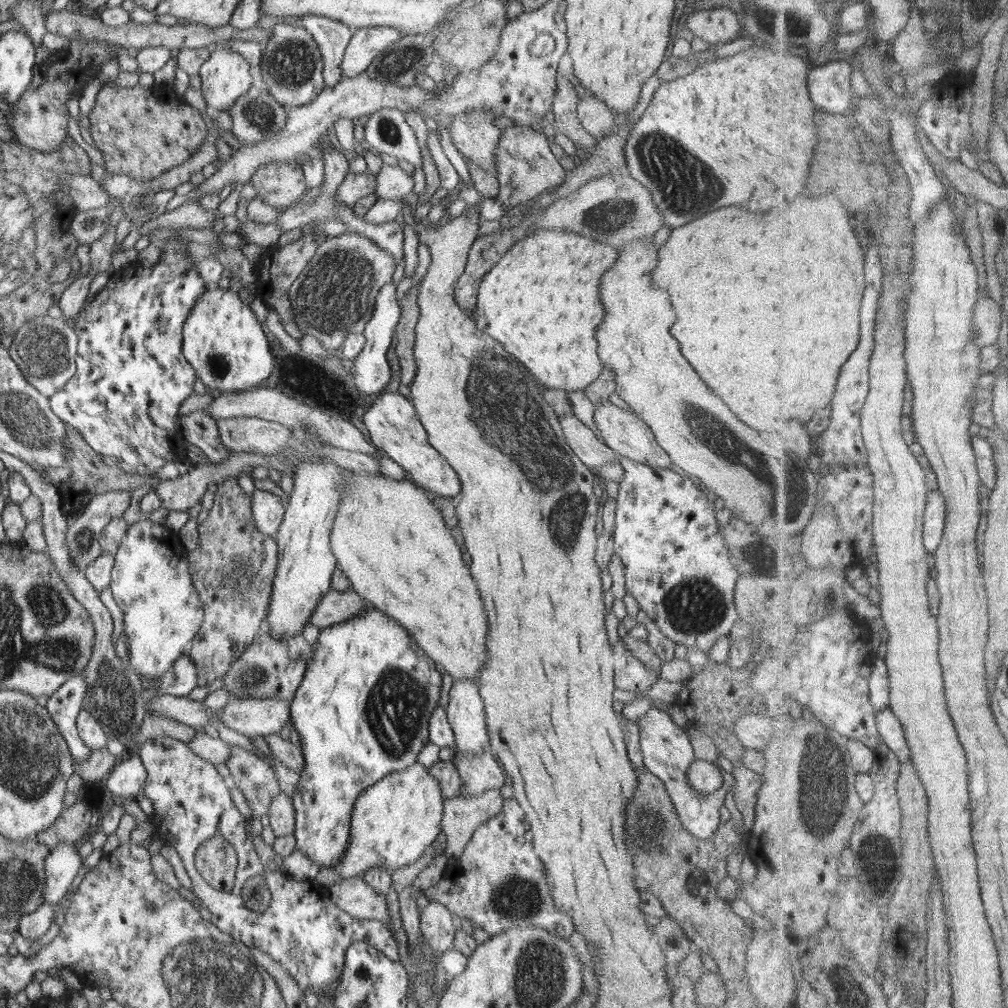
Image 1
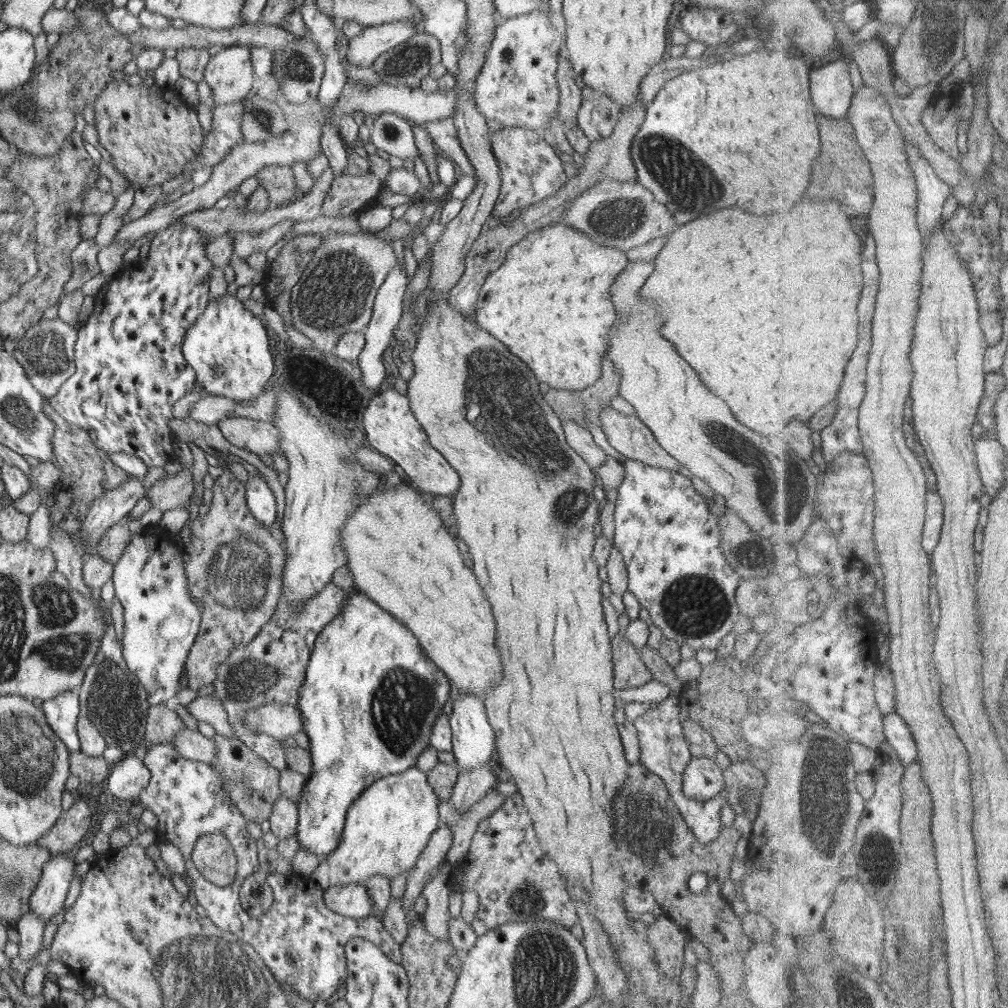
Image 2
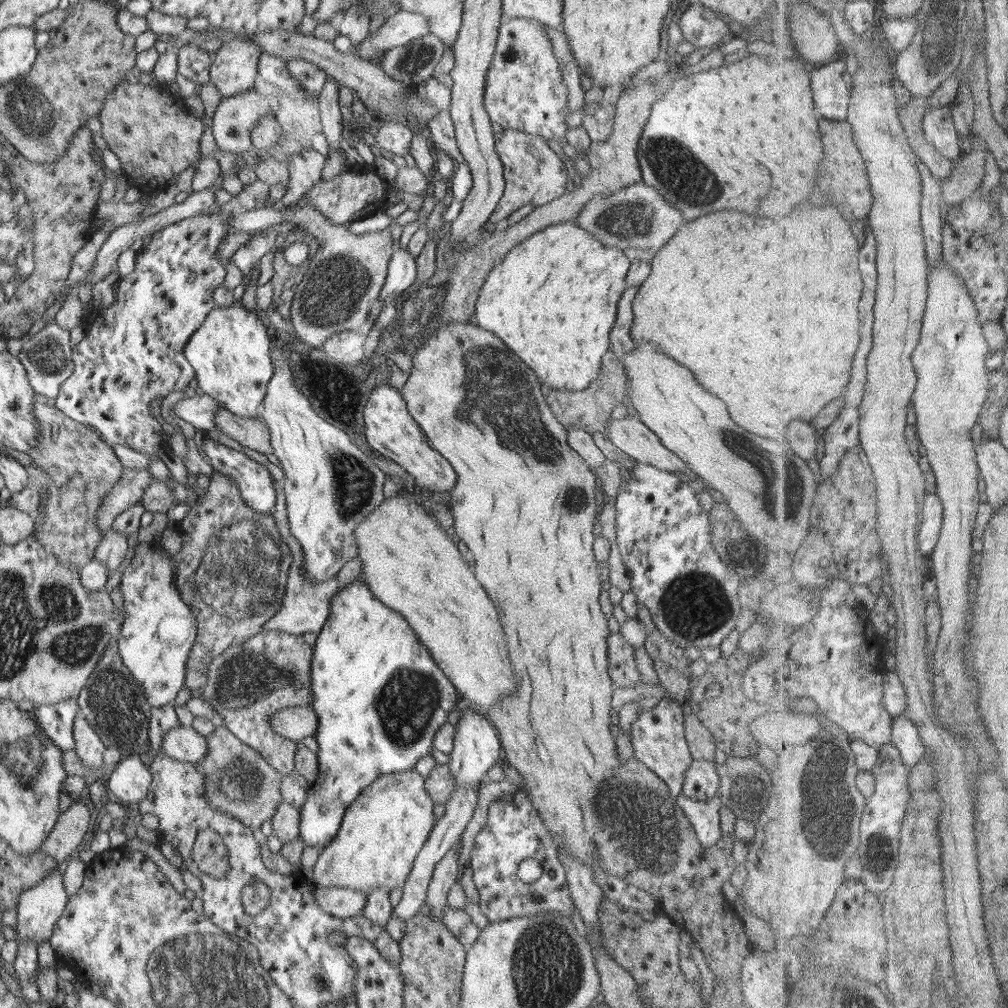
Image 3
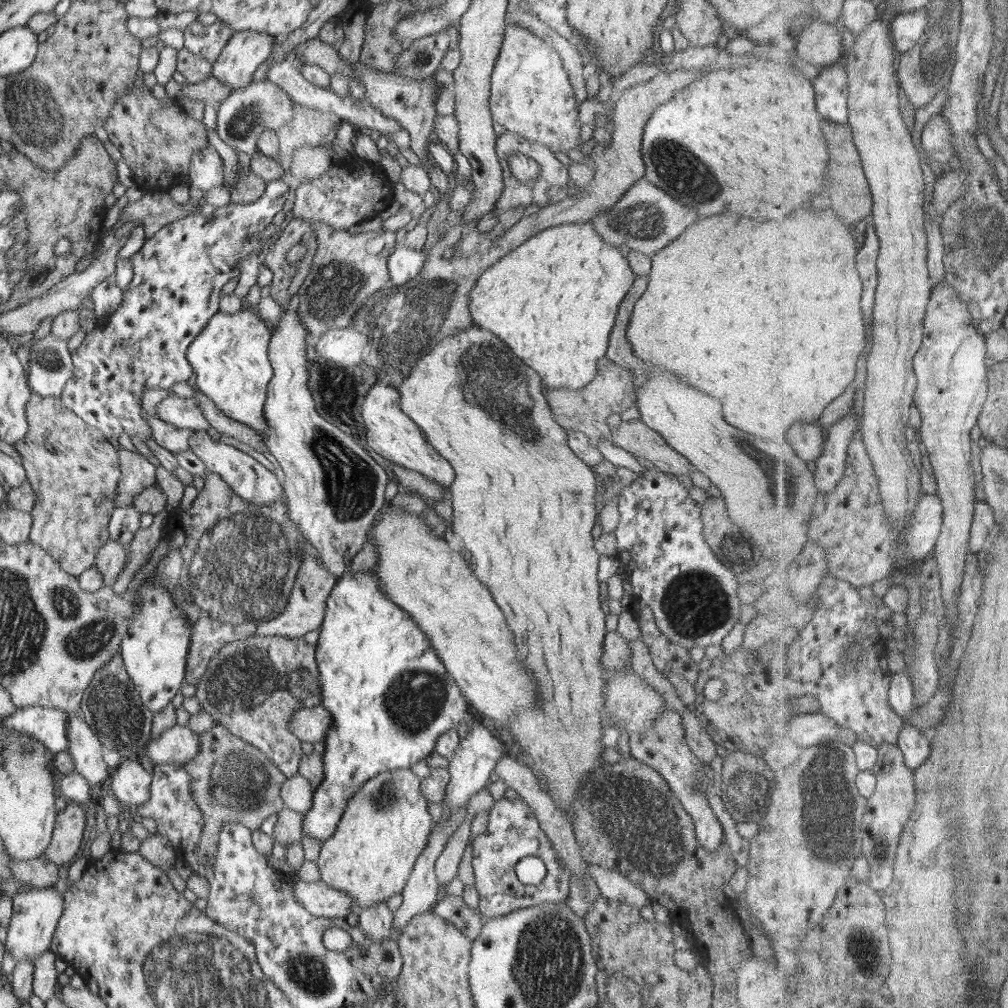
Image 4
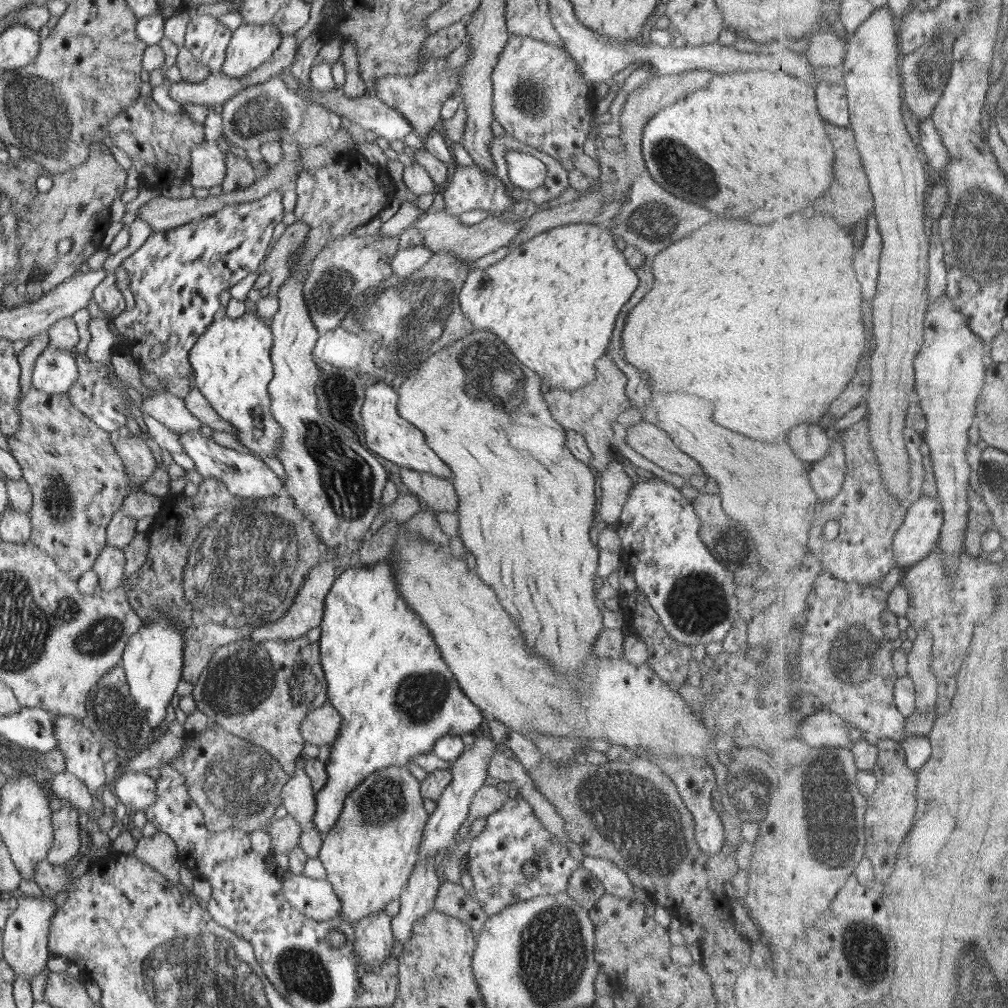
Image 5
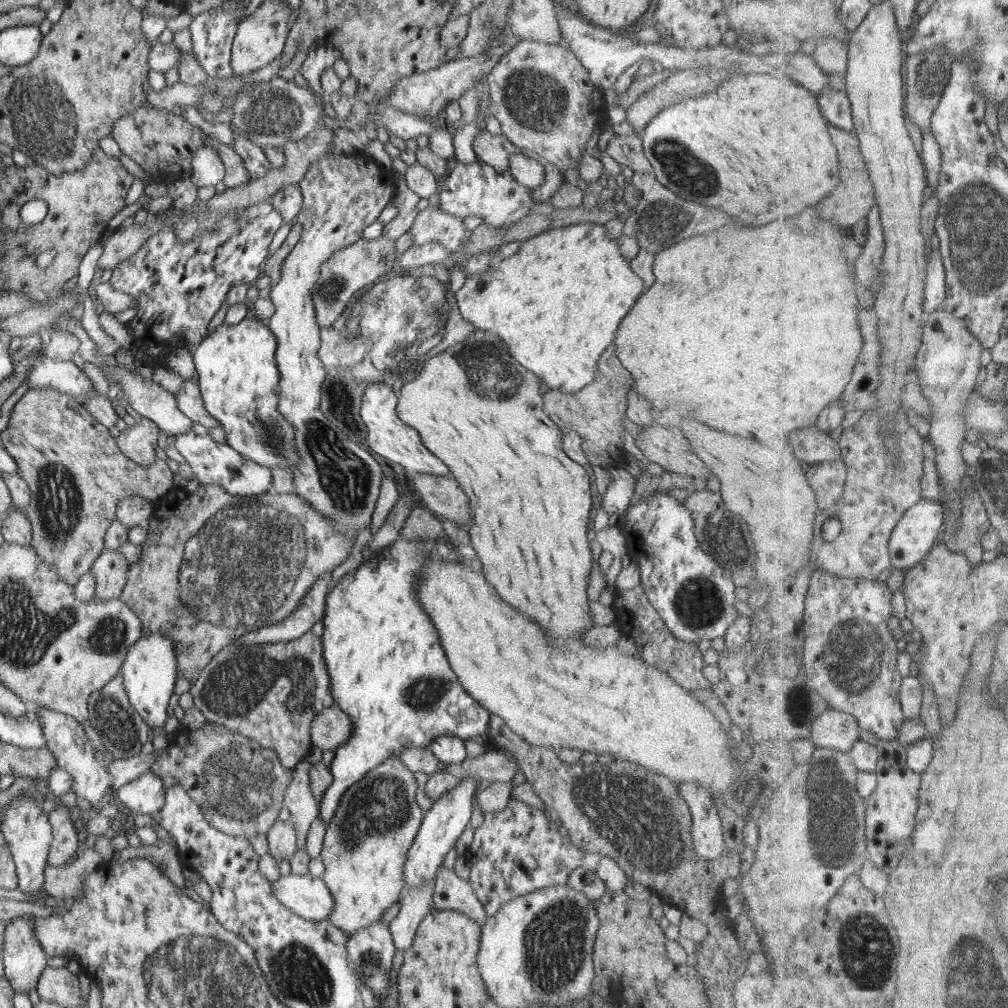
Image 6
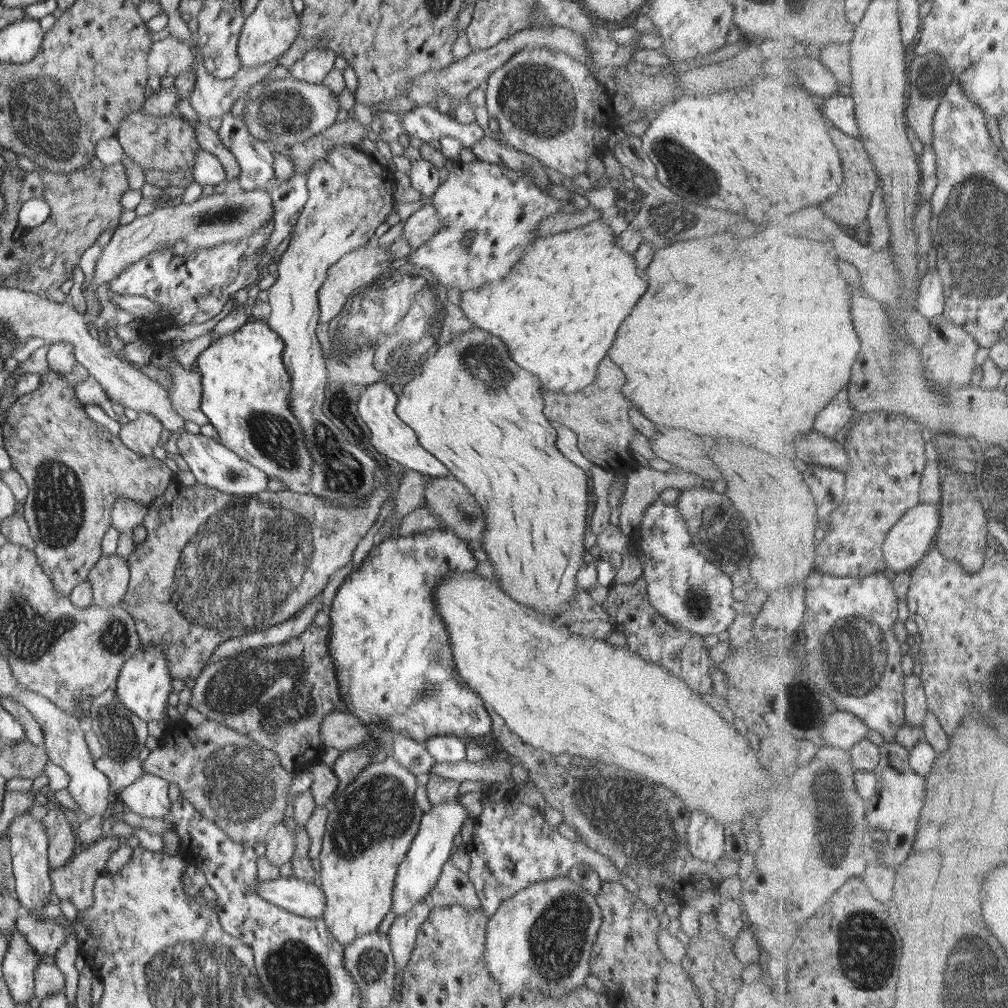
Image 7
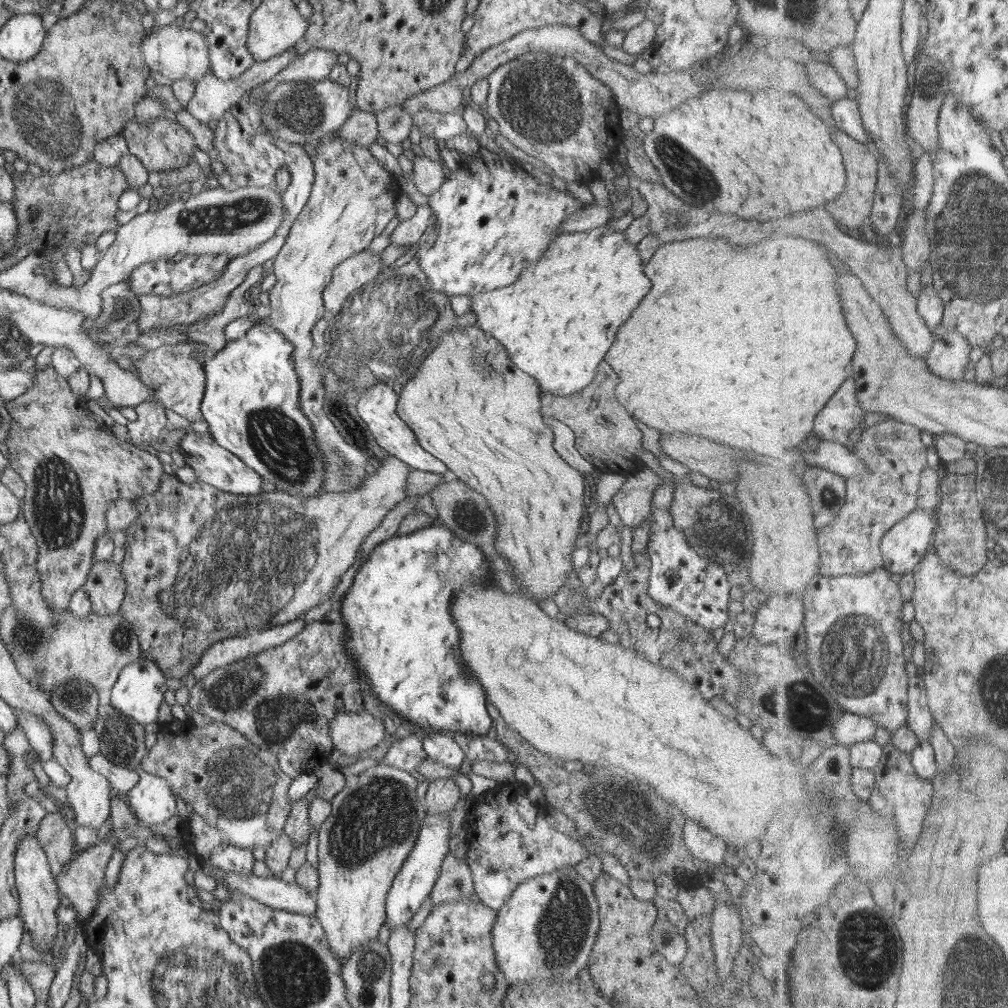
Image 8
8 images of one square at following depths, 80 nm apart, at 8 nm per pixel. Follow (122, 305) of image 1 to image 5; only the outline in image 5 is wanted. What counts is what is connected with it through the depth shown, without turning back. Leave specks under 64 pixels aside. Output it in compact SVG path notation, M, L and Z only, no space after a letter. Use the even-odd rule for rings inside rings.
M275 188L272 192L269 192L266 196L253 200L252 202L242 202L238 206L226 206L222 210L216 212L216 214L205 216L204 218L197 219L196 221L189 222L188 224L181 224L176 228L166 229L163 231L152 232L142 246L136 250L132 255L128 256L121 263L122 268L131 277L130 292L134 295L135 305L130 311L126 309L118 316L112 318L112 327L118 330L118 334L122 336L122 341L115 336L115 350L122 352L122 354L130 354L132 358L137 362L140 367L140 373L152 372L161 381L164 378L176 377L188 377L190 374L191 364L189 363L190 349L197 343L198 338L206 332L206 329L212 324L214 314L220 310L220 293L223 290L231 289L235 284L238 284L242 278L246 278L250 272L261 271L262 262L265 260L265 256L268 254L268 246L270 246L270 240L272 240L272 232L274 228L278 226L279 222L282 222L283 217L283 204L282 197L284 188ZM76 351L76 362L79 370L79 379L69 388L66 394L74 402L74 406L81 410L92 422L95 422L100 428L107 430L109 433L116 432L120 426L126 425L126 418L134 417L128 406L128 396L134 396L135 391L131 390L125 382L122 387L112 387L108 379L106 368L101 362L95 360L86 361L86 357L82 357Z

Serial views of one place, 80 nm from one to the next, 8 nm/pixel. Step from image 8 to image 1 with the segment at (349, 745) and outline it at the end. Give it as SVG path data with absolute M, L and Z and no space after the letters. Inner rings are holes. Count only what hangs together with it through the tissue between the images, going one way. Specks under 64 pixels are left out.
M234 698L219 717L224 725L250 738L279 734L287 724L292 728L290 705L280 698Z

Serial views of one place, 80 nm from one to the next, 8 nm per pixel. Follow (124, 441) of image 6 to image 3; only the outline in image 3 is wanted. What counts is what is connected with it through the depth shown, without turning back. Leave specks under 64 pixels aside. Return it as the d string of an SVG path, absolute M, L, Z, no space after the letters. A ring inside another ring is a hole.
M149 467L137 469L123 469L122 478L112 488L110 494L104 499L104 503L100 505L96 520L98 520L98 530L102 534L108 533L114 520L118 518L118 514L122 514L124 510L133 508L134 505L141 502L142 496L146 488L154 482Z

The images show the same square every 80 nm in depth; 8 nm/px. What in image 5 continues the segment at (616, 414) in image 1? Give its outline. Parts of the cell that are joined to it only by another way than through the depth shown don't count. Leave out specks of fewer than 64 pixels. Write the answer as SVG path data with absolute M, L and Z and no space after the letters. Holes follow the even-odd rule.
M642 420L626 430L627 444L656 466L686 478L704 473L698 462L690 458L690 455L686 454L659 426Z

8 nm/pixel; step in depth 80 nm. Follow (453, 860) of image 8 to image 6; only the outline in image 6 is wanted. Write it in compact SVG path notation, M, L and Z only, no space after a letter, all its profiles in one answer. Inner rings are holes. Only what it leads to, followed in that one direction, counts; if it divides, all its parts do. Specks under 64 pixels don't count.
M442 867L435 878L433 903L436 909L460 911L480 926L487 921L483 904L479 901L470 882L453 870Z

